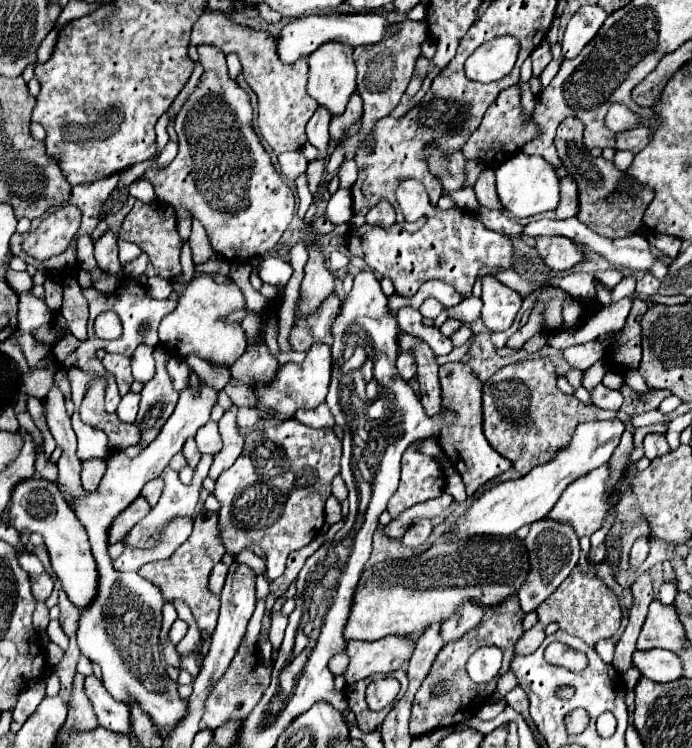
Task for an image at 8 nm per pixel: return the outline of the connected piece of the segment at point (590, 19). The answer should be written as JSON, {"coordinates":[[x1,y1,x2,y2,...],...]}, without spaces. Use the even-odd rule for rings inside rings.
{"coordinates":[[584,5,580,7,566,31,564,31,564,39,562,39,562,51,566,59,574,59,578,57,578,53,592,41,592,37,598,33,598,29,602,27,602,23,606,21,606,13,604,9,600,9,598,5]]}

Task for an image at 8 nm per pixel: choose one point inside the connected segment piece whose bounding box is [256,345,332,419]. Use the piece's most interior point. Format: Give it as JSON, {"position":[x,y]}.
{"position":[305,385]}

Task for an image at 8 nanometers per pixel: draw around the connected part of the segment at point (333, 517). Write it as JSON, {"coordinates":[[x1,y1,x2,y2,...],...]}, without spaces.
{"coordinates":[[330,495,328,501,326,501,326,523,334,525,340,519,342,519,342,515,340,515,340,503,338,503,338,499,334,495]]}

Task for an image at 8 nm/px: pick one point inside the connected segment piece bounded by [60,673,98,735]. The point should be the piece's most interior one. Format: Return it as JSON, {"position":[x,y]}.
{"position":[81,717]}

